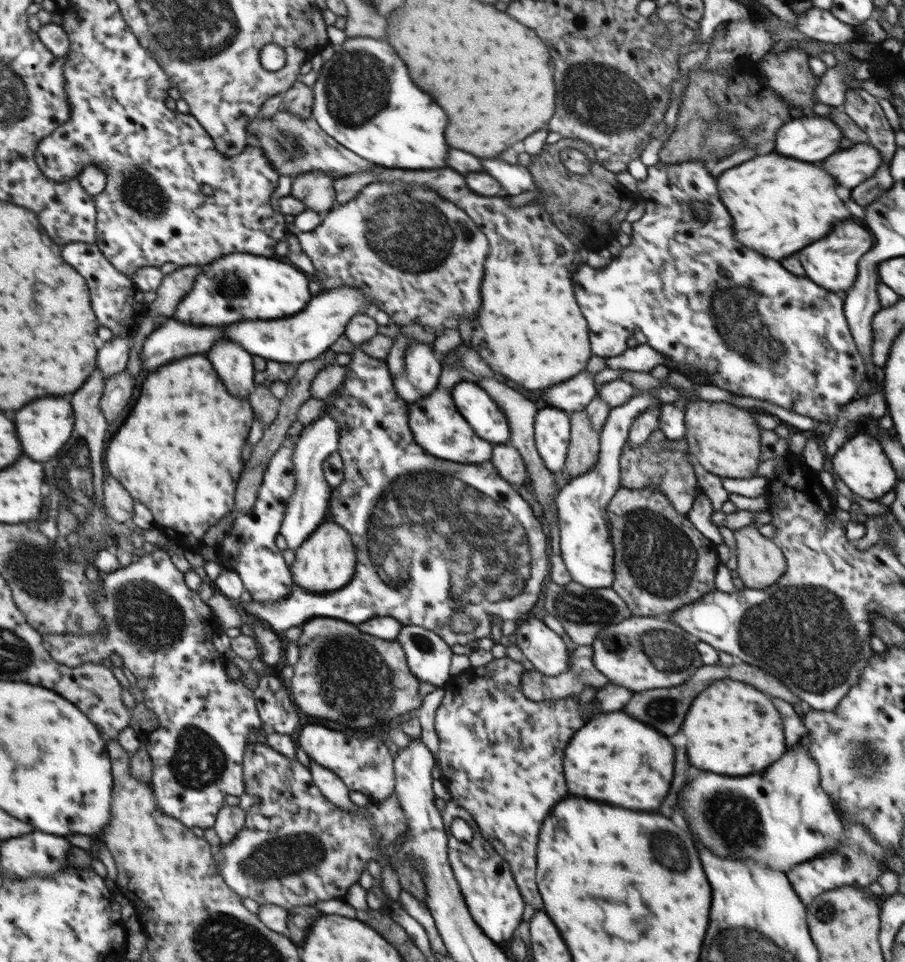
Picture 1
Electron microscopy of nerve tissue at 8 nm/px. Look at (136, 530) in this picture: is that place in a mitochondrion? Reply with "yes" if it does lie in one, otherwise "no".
no

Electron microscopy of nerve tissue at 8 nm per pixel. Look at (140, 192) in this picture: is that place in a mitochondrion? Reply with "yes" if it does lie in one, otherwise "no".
yes

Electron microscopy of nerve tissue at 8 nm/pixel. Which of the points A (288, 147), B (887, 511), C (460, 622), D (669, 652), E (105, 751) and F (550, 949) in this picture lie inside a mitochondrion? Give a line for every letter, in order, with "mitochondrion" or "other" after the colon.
A: mitochondrion
B: other
C: mitochondrion
D: mitochondrion
E: other
F: other

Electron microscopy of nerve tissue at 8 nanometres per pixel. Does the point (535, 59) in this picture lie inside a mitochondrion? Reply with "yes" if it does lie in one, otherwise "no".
no

